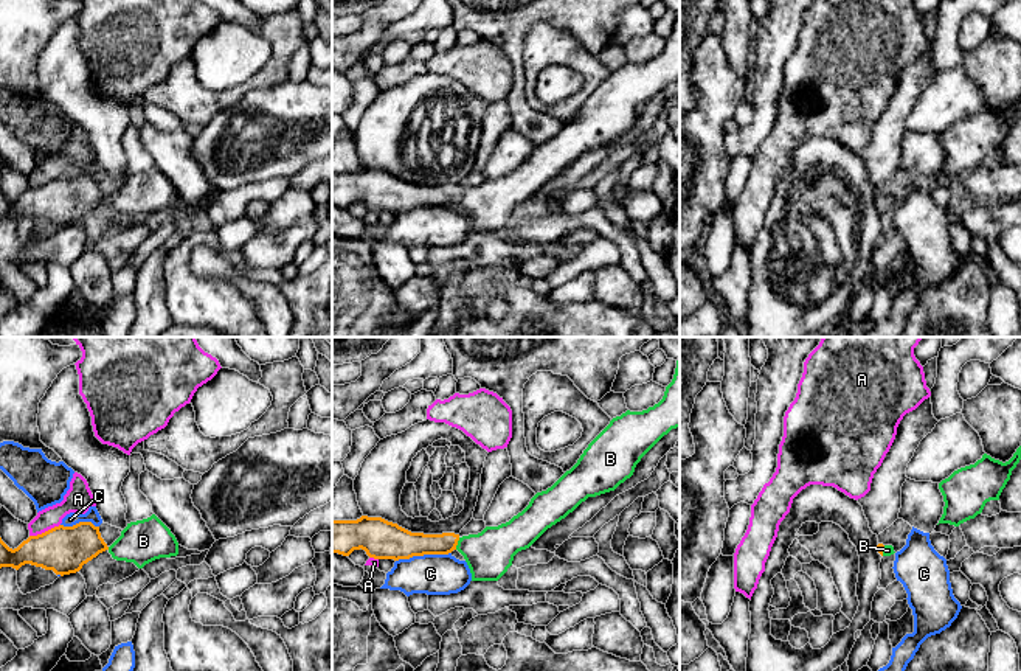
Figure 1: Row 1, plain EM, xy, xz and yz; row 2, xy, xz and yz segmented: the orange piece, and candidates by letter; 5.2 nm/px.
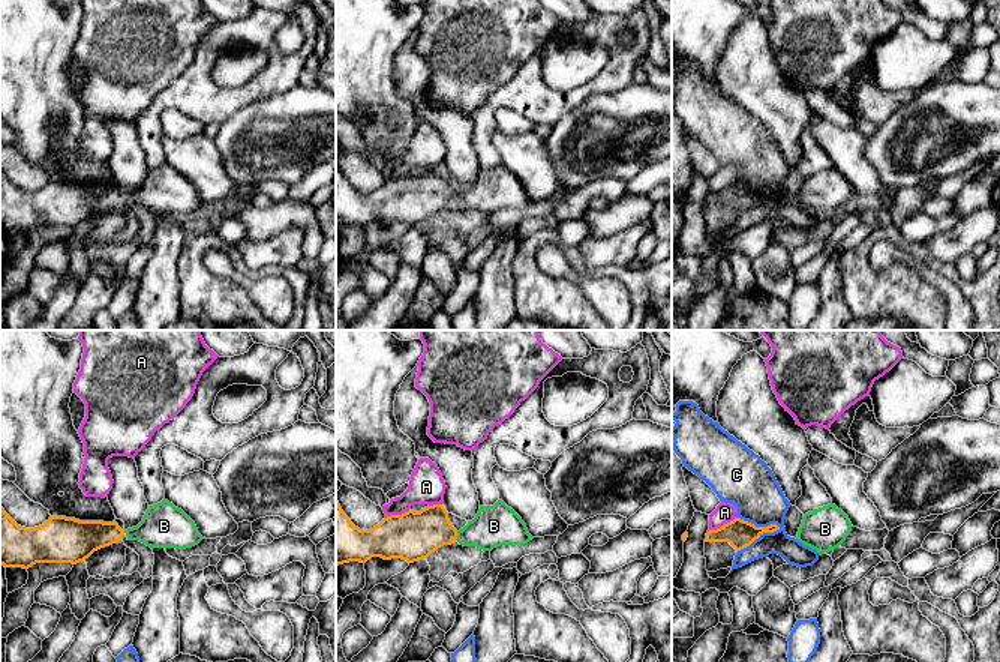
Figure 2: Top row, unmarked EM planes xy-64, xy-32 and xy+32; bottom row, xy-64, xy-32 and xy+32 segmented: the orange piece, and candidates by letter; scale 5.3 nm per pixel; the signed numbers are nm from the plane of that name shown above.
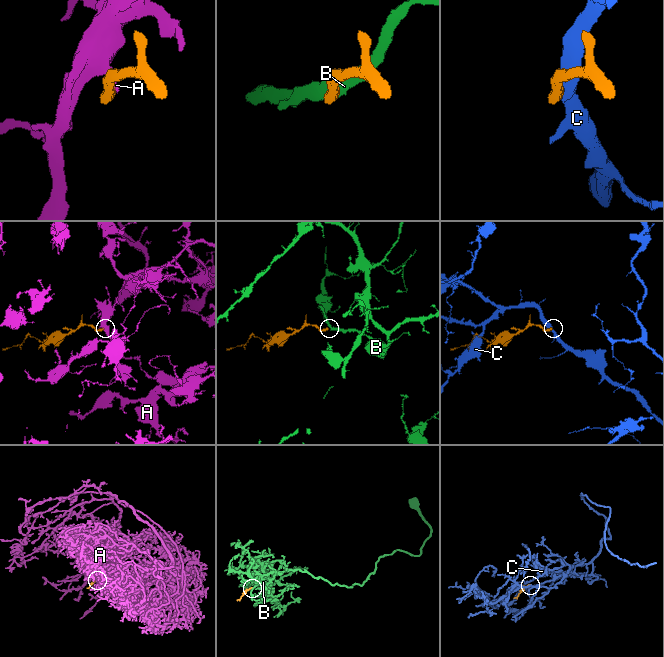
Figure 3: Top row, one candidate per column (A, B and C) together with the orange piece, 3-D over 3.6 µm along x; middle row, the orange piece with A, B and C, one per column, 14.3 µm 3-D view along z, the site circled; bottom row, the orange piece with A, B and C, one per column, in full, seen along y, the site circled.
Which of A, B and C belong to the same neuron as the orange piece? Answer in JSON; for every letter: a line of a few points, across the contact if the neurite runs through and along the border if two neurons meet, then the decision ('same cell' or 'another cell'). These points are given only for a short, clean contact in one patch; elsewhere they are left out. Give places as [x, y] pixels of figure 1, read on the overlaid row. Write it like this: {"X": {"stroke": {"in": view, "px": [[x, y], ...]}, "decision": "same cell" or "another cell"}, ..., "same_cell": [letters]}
{"A": {"stroke": {"in": "xy", "px": [[59, 524], [30, 536]]}, "decision": "another cell"}, "B": {"stroke": {"in": "xz", "px": [[408, 544], [456, 544], [489, 553]]}, "decision": "same cell"}, "C": {"stroke": {"in": "xz", "px": [[450, 552], [413, 555], [396, 561]]}, "decision": "another cell"}, "same_cell": ["B"]}

